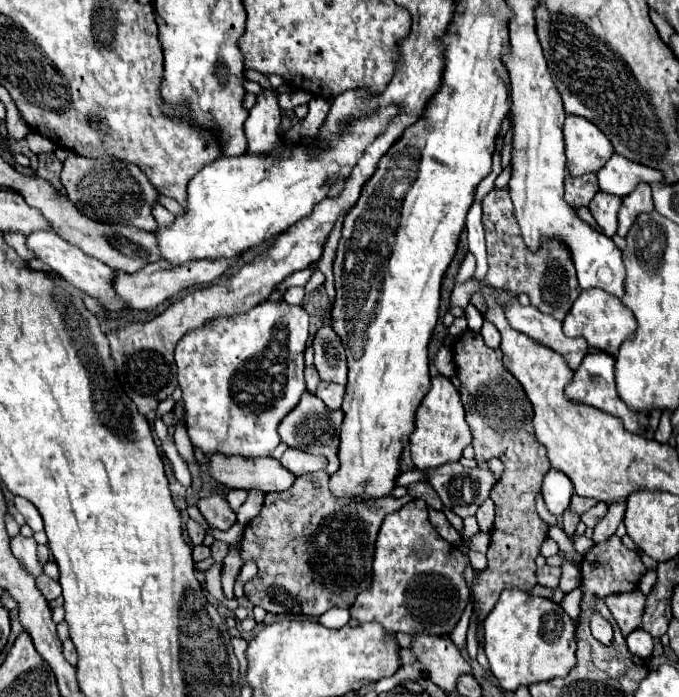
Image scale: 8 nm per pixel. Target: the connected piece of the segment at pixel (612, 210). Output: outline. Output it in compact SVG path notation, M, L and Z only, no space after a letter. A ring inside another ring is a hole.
M599 190L589 204L589 210L591 210L593 218L597 220L603 234L609 236L609 238L617 232L617 212L621 208L621 202L623 202L621 196L607 194L607 192Z

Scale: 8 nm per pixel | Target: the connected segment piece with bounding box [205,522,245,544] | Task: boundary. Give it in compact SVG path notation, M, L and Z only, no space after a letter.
M235 522L235 526L233 526L231 530L227 530L227 532L217 532L217 530L211 530L209 526L205 526L205 530L207 530L207 532L213 532L213 536L215 536L217 540L223 540L223 542L227 542L227 544L239 544L241 538L243 538L245 526L239 524L239 522Z

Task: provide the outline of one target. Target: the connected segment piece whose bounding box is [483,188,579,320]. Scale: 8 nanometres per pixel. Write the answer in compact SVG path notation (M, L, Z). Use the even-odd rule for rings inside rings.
M495 188L483 198L483 228L489 258L489 272L485 276L485 282L495 288L525 292L531 298L531 304L543 314L551 314L563 320L579 296L579 292L575 292L579 290L579 282L569 248L561 240L545 238L539 250L529 250L523 242L517 218L513 214L513 202L507 188Z

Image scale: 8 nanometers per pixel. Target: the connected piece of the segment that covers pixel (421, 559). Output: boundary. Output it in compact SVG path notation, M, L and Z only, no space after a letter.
M411 500L383 520L375 542L371 590L359 594L349 614L359 624L377 622L391 634L451 634L469 600L463 578L467 564L469 558L457 546L443 540L429 524L427 504L423 500Z

